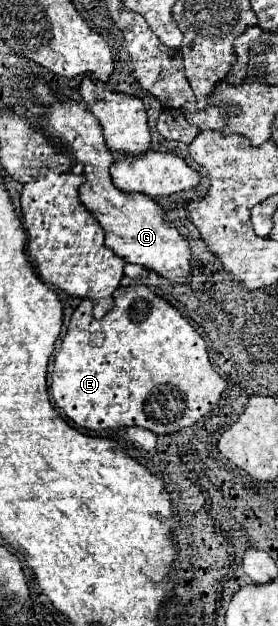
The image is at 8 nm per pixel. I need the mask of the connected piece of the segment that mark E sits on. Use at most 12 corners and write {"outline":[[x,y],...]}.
{"outline":[[149,287],[83,299],[51,395],[79,427],[185,429],[225,379]]}

